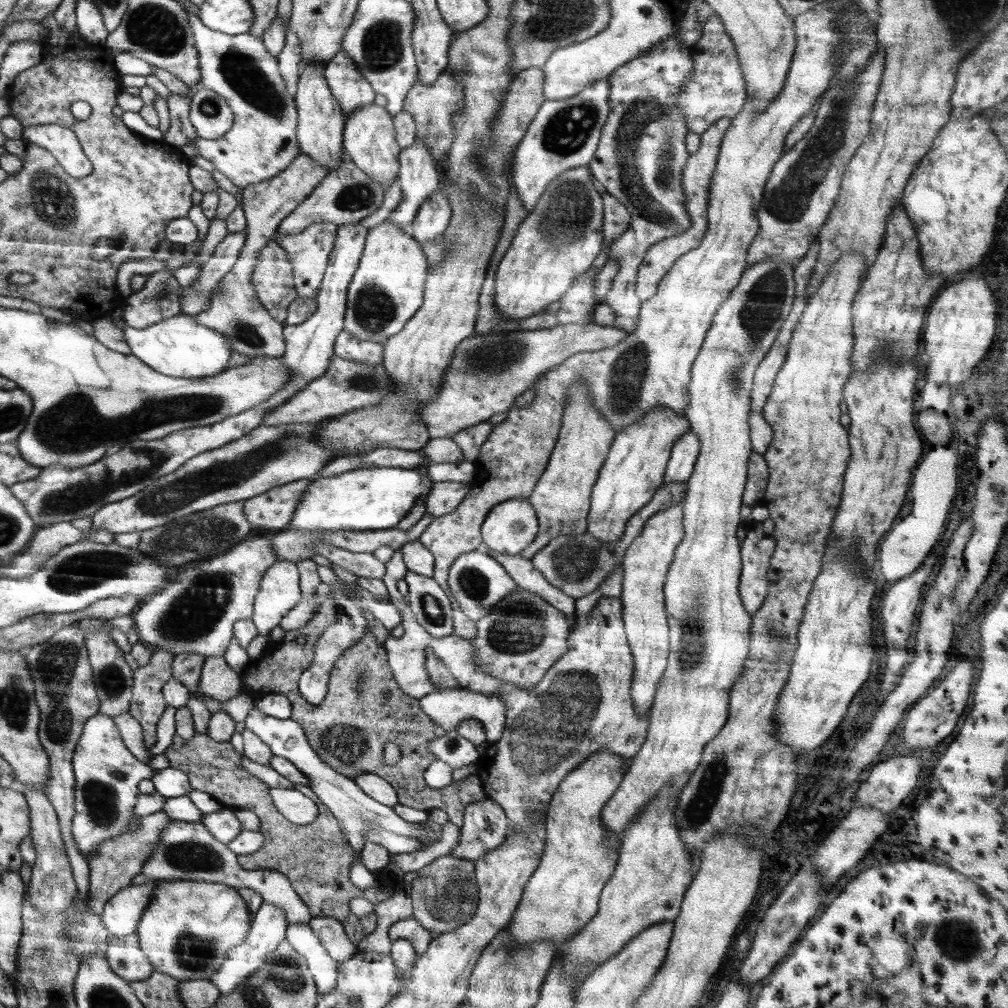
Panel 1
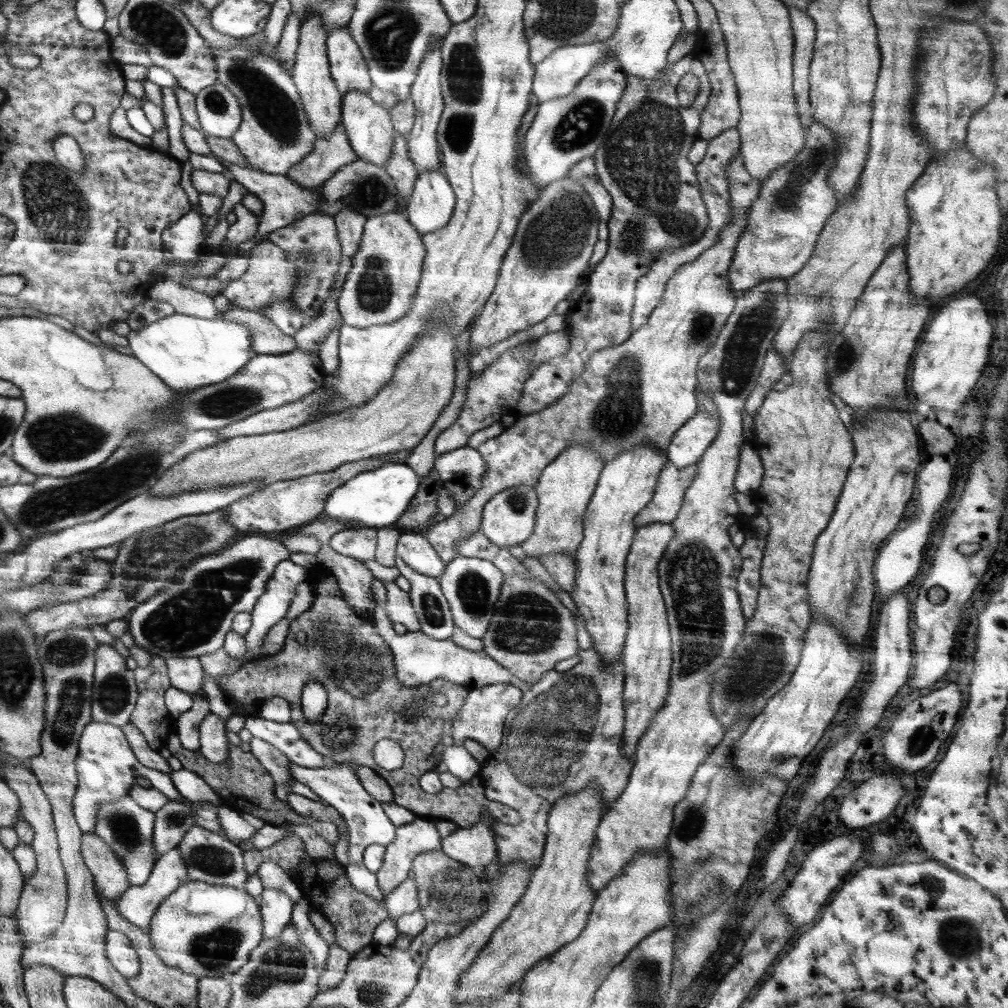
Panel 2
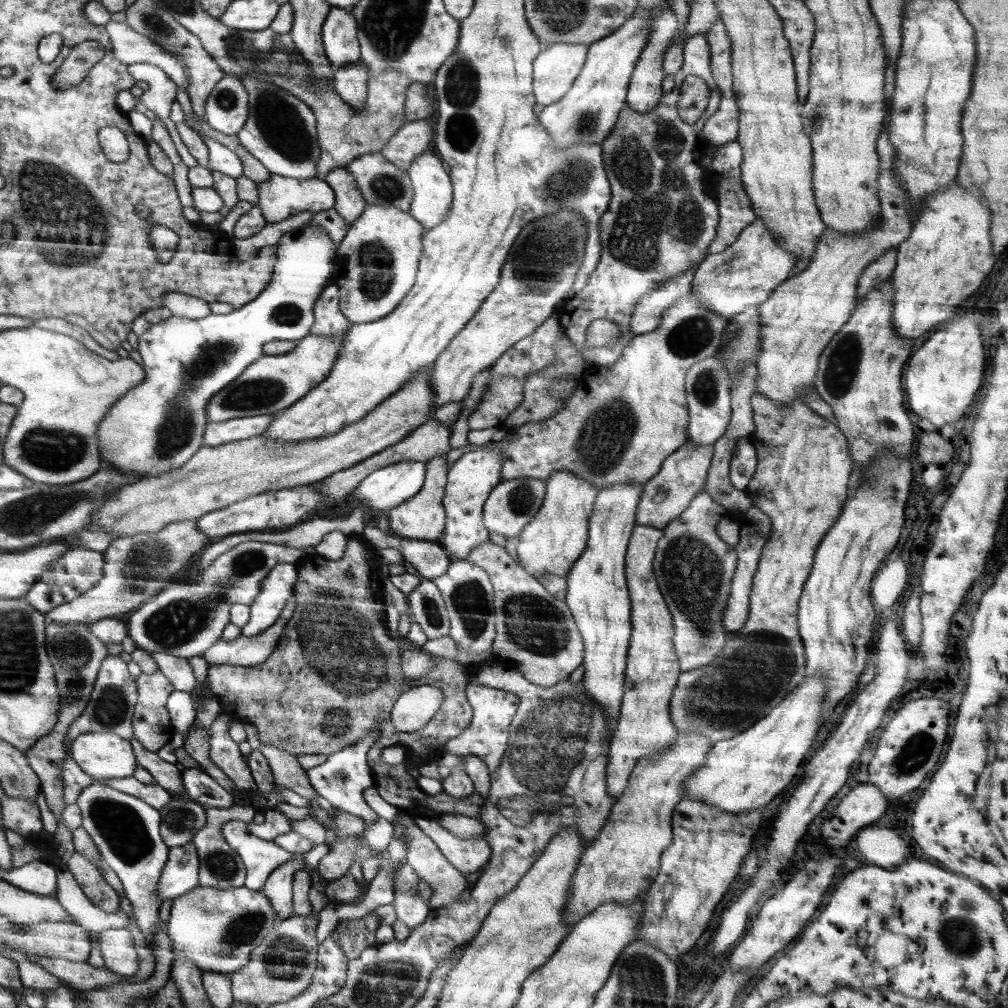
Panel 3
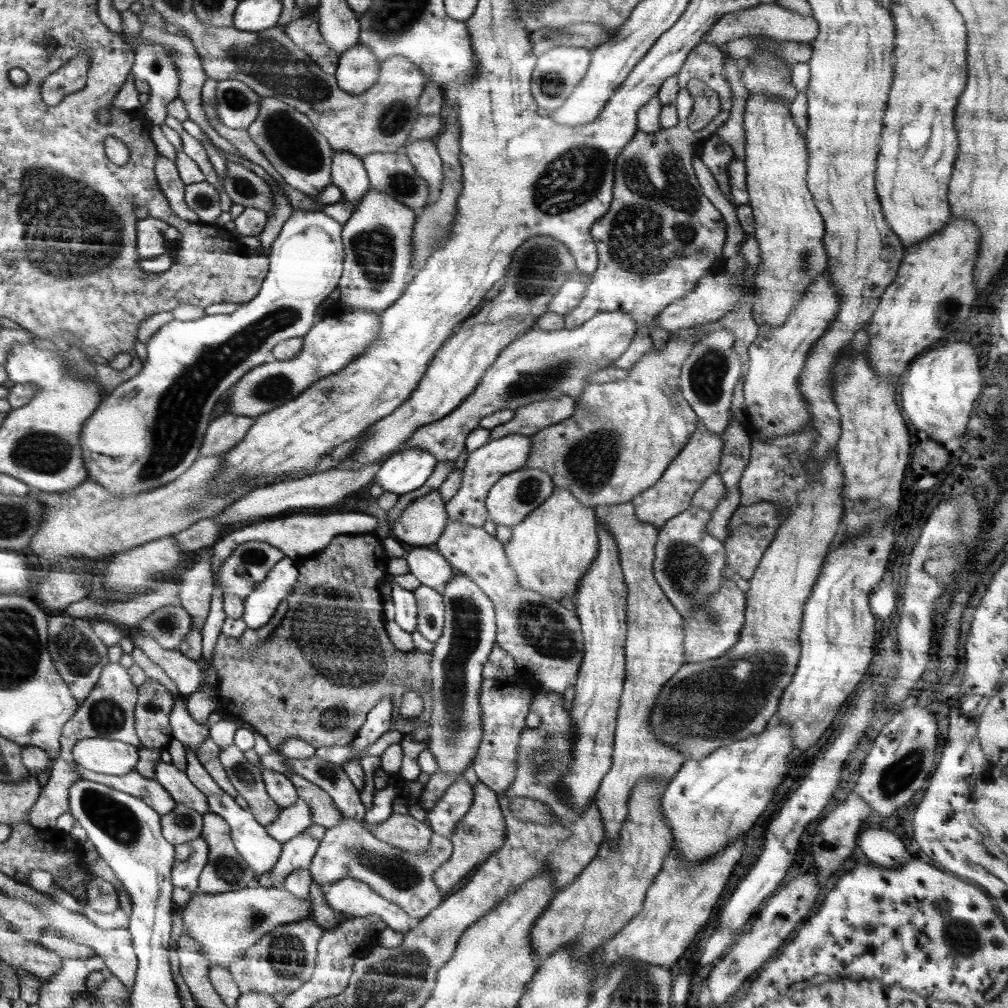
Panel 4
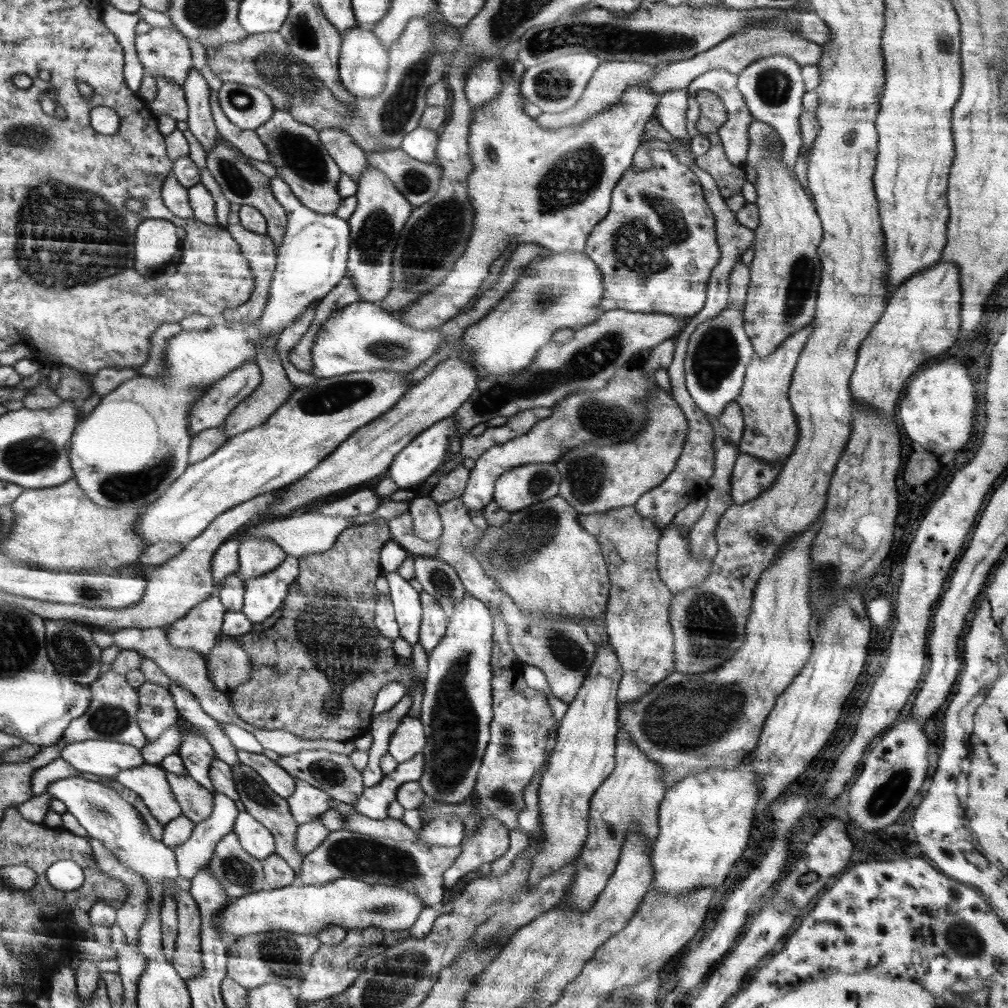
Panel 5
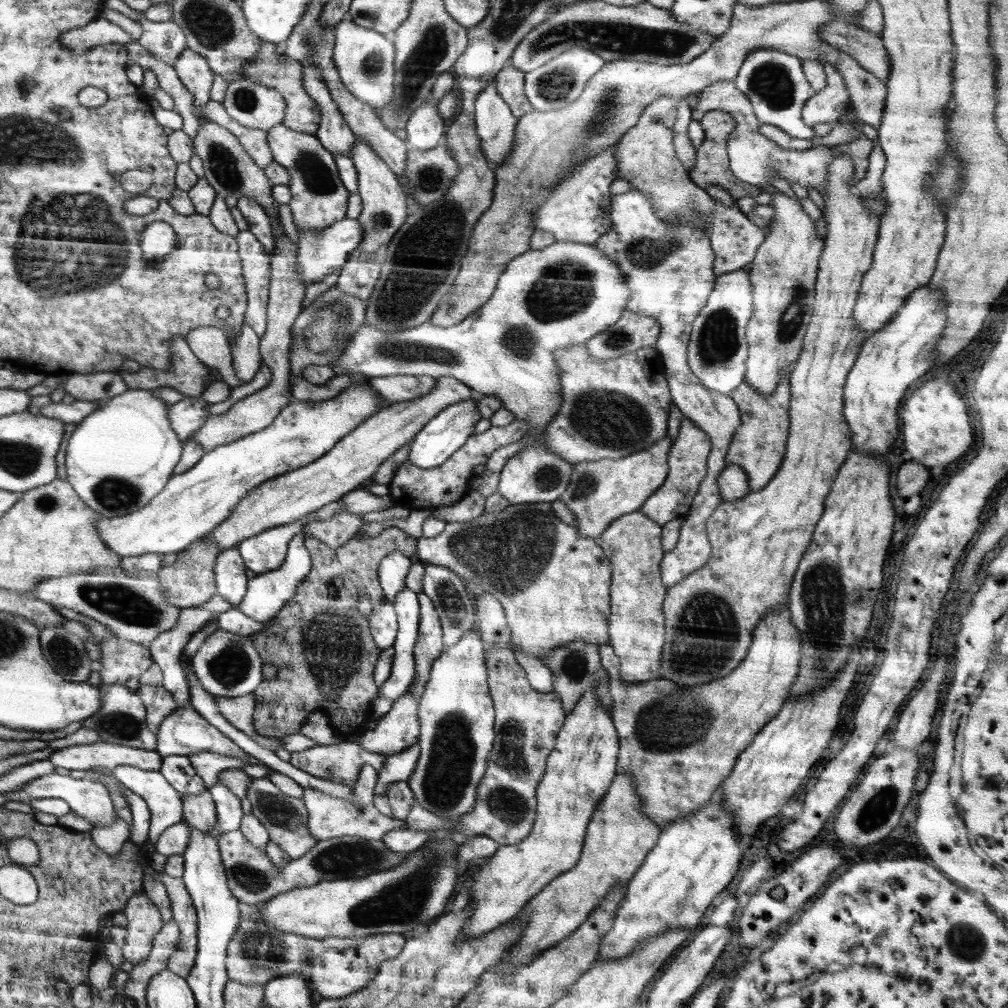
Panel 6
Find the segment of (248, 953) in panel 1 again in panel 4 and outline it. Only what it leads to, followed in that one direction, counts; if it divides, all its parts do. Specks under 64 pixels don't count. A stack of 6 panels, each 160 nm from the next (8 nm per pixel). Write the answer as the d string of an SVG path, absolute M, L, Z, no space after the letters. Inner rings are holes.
M308 833L297 834L283 842L279 859L271 868L272 887L282 889L288 874L308 869L318 847L319 840Z

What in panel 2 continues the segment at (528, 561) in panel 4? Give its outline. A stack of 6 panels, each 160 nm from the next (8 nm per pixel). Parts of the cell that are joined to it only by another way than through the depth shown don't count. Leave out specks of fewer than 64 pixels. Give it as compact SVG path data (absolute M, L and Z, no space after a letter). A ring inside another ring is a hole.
M571 442L571 445L542 471L538 482L533 486L538 503L533 534L521 544L527 556L540 558L555 552L573 554L577 551L584 537L585 510L604 465L603 460L594 454L589 446Z

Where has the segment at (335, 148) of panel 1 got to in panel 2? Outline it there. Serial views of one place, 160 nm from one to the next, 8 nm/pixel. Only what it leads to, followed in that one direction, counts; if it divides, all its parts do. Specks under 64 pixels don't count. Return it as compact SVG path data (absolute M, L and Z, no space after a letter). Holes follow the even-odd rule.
M306 13L306 15L307 17L300 25L298 50L294 59L295 65L291 68L290 73L316 138L327 137L341 122L342 95L330 72L330 63L327 57L327 34L321 16L314 13L311 15Z

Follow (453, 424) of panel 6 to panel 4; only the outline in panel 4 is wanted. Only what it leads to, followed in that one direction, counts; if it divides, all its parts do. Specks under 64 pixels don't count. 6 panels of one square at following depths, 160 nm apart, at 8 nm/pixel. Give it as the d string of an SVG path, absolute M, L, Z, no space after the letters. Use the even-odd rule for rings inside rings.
M408 449L393 454L381 464L372 481L386 492L398 496L419 489L433 473L436 457L422 449Z

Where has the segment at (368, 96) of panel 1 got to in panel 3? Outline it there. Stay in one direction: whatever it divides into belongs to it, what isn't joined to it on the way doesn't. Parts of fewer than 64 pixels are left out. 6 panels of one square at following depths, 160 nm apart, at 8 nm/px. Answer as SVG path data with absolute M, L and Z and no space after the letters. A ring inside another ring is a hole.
M332 6L322 27L325 55L338 70L344 65L361 62L357 22L350 10Z

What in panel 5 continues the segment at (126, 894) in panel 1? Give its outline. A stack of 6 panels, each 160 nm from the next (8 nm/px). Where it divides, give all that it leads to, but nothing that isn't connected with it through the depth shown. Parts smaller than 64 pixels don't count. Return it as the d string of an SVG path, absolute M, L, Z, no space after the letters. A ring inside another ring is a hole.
M214 791L214 812L205 821L199 822L192 831L190 838L176 849L176 858L179 859L179 871L182 878L191 878L200 872L203 866L209 864L215 851L217 842L225 835L233 832L237 814L239 813L236 803L221 792Z

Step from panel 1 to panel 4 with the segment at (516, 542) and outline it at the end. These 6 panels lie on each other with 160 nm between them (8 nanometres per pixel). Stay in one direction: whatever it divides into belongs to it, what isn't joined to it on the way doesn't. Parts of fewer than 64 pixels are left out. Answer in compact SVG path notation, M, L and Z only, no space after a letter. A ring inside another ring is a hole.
M522 468L503 474L489 490L486 497L486 508L490 520L494 524L515 527L527 517L528 513L536 510L554 491L555 484L549 474L543 470Z

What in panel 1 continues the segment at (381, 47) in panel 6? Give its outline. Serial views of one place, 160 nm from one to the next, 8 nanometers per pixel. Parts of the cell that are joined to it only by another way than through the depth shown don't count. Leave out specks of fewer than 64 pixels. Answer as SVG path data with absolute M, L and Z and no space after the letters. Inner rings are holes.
M376 103L359 106L345 119L343 130L343 148L350 155L352 163L360 168L372 182L378 182L387 189L399 176L400 146L395 139L393 116Z

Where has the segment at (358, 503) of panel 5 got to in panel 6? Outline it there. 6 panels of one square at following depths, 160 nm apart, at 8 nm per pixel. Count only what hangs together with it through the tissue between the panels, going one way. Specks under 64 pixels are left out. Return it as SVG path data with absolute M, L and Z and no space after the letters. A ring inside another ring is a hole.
M336 500L322 508L308 513L294 522L263 530L236 546L249 572L265 573L276 570L284 562L288 543L295 534L302 533L310 521L323 521L338 515L343 502Z

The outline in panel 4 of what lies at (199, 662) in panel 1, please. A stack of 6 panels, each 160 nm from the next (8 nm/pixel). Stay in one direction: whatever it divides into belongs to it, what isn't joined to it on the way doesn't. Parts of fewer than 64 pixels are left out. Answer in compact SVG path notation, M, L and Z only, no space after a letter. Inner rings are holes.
M136 629L129 636L134 647L142 650L144 655L174 680L176 689L182 696L192 695L200 690L203 684L203 672L200 663L176 650L166 650L146 634L140 634Z

